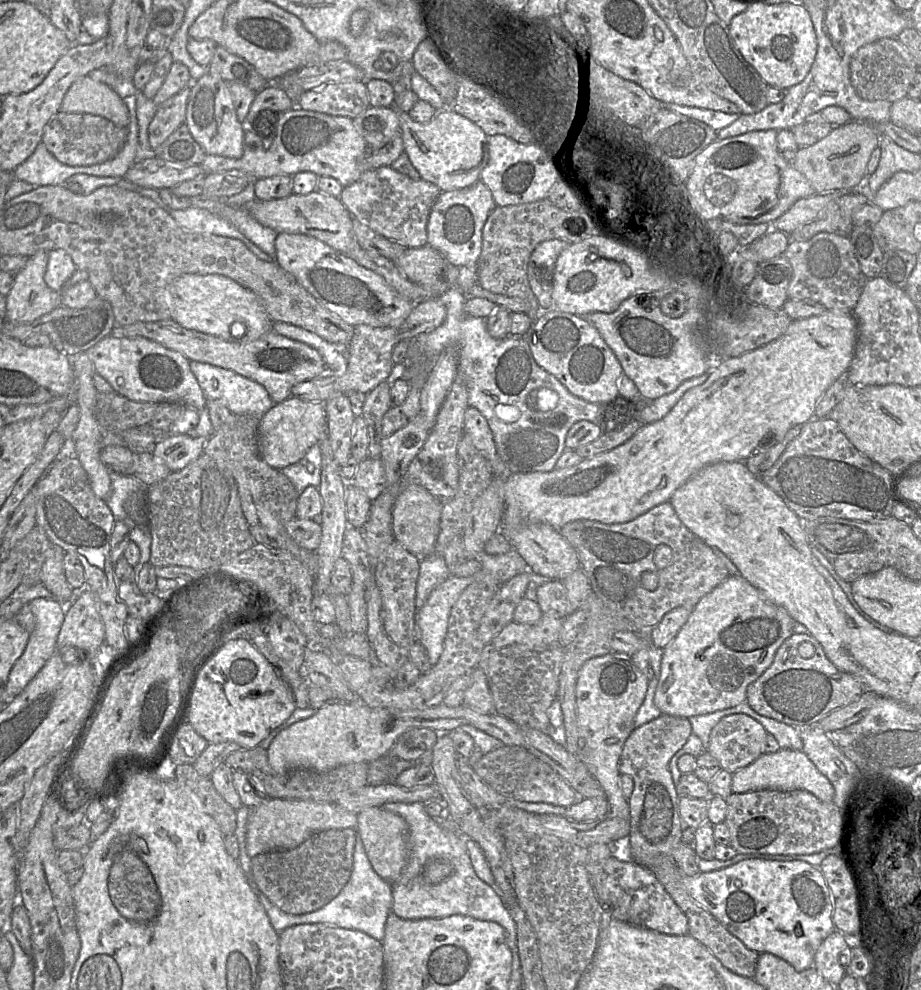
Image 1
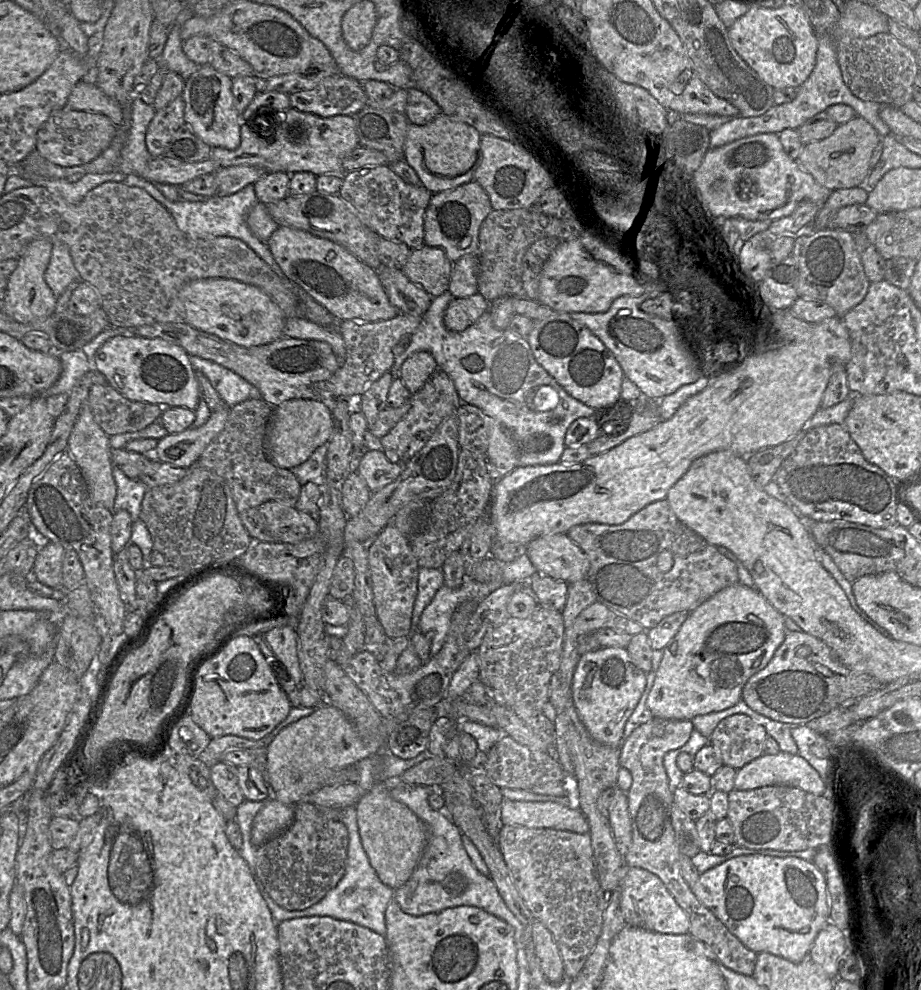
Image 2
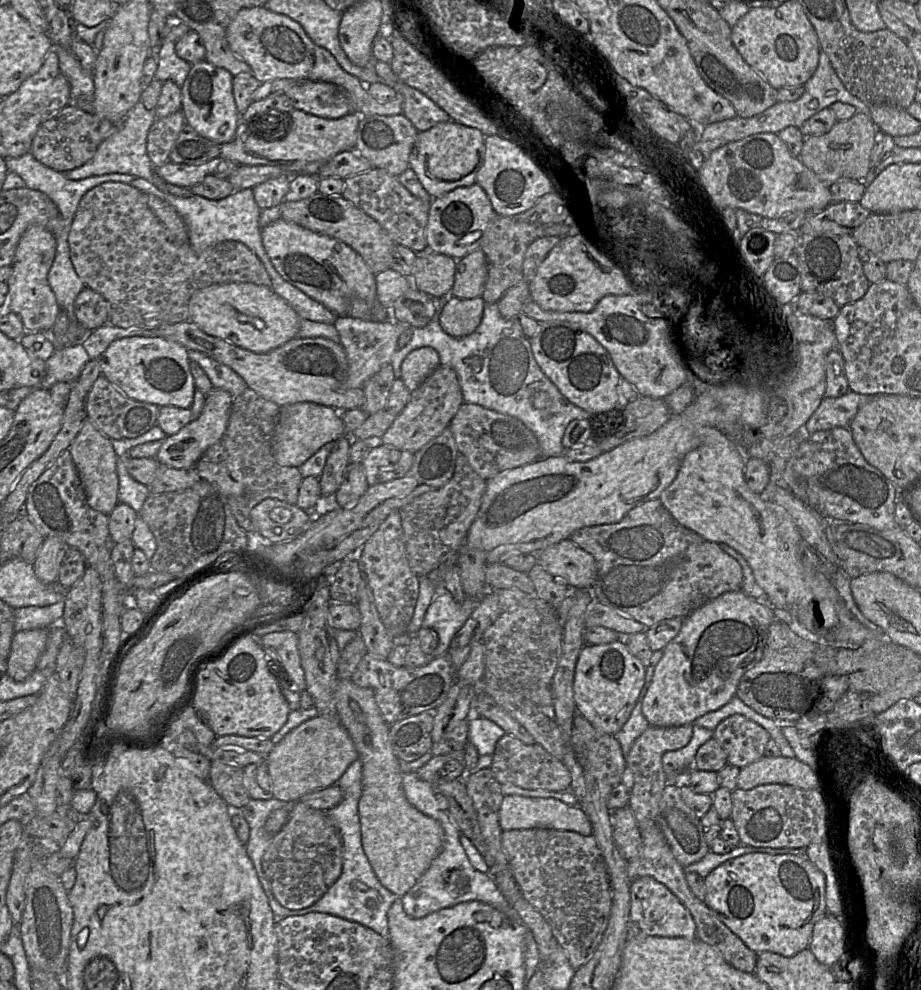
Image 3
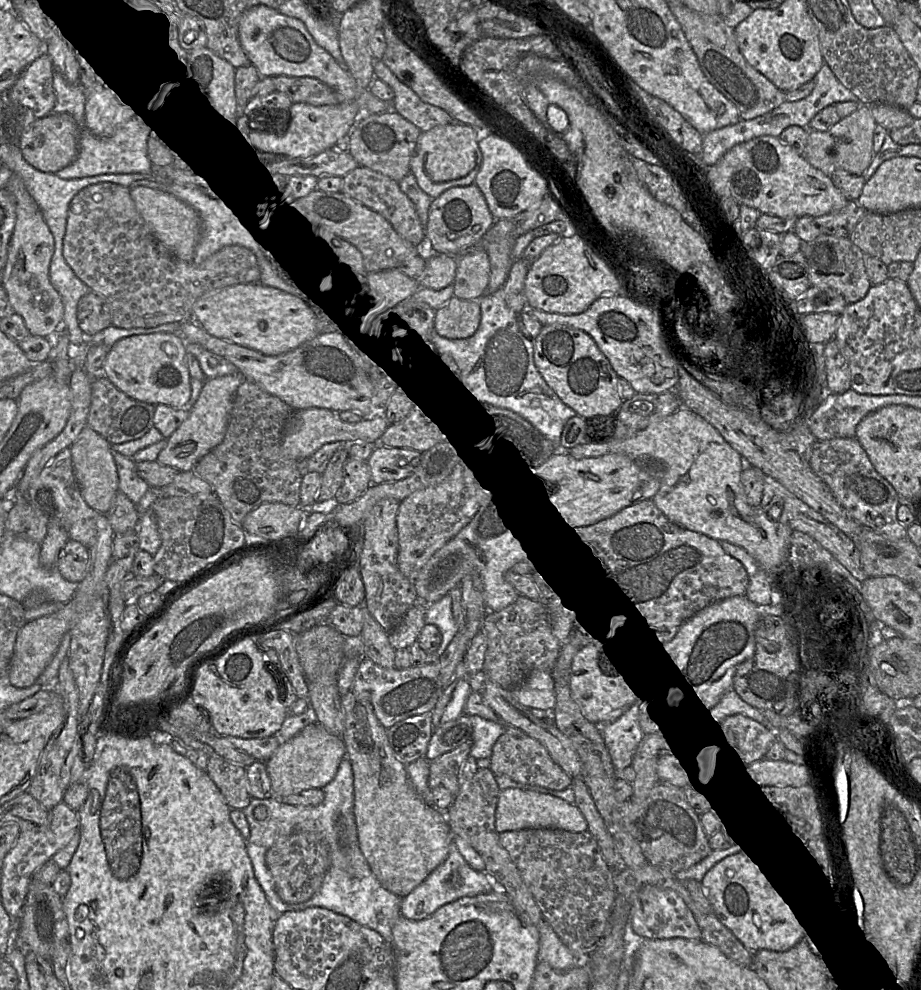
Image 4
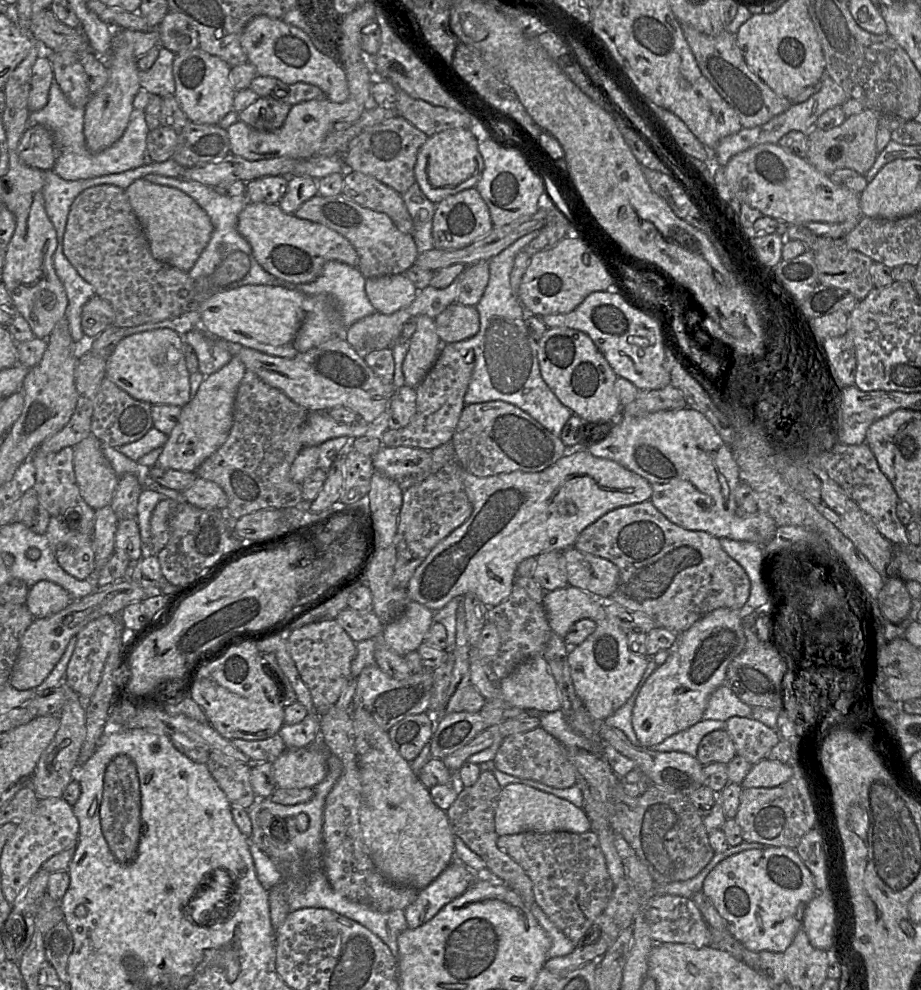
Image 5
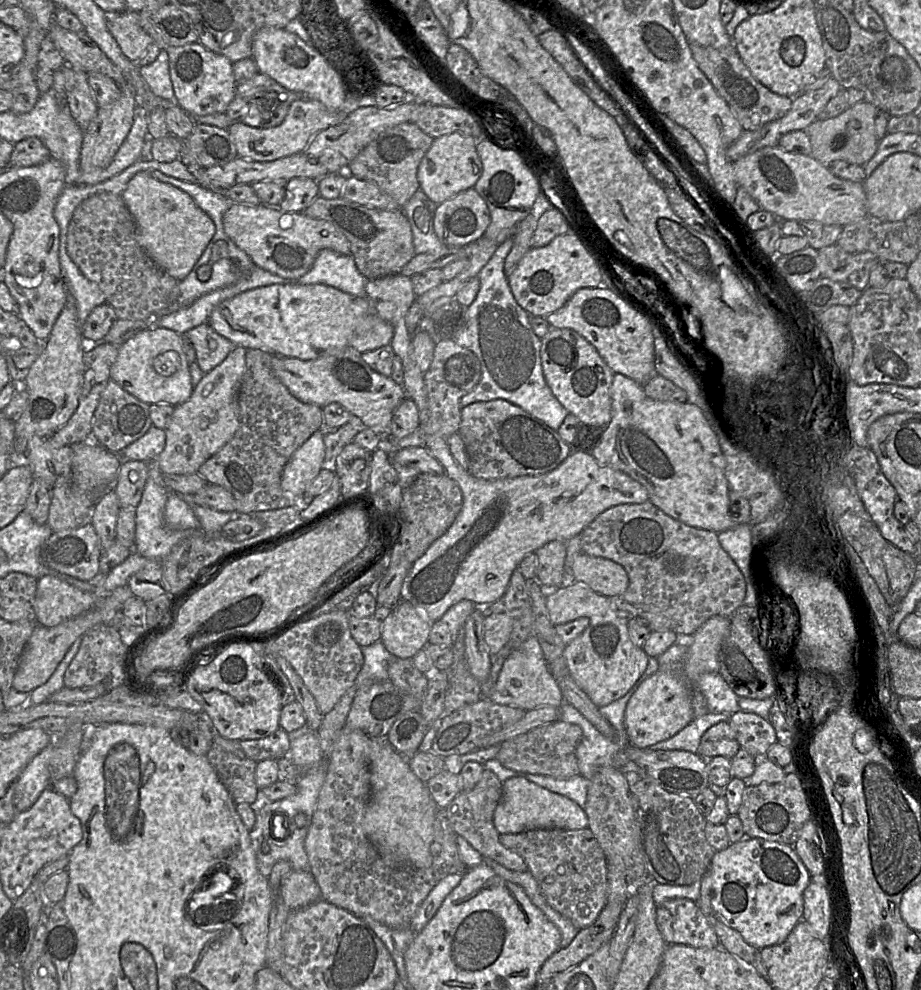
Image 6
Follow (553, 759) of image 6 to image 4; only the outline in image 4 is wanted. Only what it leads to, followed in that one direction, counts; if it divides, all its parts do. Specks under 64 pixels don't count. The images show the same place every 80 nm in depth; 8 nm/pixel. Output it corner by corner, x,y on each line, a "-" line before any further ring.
503,734
495,743
490,758
490,769
496,776
507,776
521,784
541,786
555,791
572,788
573,778
552,759
547,749
539,741
528,735

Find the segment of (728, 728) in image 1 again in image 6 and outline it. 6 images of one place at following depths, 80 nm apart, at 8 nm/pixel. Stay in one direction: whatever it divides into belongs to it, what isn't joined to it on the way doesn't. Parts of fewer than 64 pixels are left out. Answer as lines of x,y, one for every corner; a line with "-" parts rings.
738,711
731,715
729,723
735,731
740,748
756,759
764,758
768,749
777,742
772,724
757,714

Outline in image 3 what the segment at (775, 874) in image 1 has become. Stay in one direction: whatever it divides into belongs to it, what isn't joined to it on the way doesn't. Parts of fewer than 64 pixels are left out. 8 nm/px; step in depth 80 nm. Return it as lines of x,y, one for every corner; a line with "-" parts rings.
744,854
712,870
704,879
705,904
756,954
771,951
786,957
809,948
815,923
827,914
824,874
807,857
791,854

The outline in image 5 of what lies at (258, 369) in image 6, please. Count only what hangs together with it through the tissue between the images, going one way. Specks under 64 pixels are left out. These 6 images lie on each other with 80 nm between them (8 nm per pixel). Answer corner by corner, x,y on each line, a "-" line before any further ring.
246,369
235,394
233,425
228,438
195,470
199,478
215,482
226,493
228,505
224,511
229,519
235,521
260,509
295,507
302,500
301,484
290,477
290,467
303,448
301,432
308,414
309,411
284,392
266,384
254,372

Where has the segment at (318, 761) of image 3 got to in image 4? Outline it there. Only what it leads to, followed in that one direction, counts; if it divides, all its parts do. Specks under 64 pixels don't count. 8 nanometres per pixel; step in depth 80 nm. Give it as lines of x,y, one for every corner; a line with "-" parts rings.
319,723
306,726
289,741
281,744
266,762
273,797
284,797
308,789
323,789
334,779
345,757
346,747
342,737
329,733

